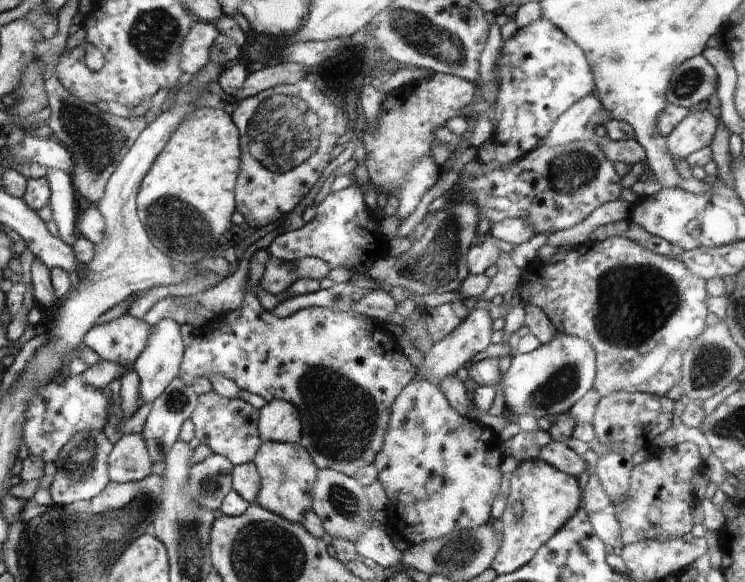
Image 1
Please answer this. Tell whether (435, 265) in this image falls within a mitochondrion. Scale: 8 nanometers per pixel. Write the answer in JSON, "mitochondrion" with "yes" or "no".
{"mitochondrion":"yes"}

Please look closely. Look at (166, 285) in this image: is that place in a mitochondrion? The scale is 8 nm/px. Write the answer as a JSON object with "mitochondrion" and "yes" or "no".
{"mitochondrion":"no"}

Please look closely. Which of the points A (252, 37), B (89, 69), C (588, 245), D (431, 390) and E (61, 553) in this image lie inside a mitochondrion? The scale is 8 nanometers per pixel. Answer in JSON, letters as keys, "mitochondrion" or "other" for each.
{"A":"other","B":"other","C":"other","D":"other","E":"mitochondrion"}

